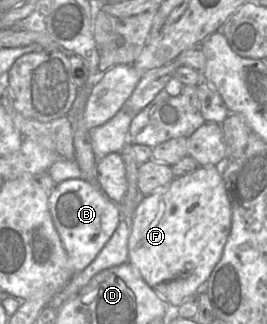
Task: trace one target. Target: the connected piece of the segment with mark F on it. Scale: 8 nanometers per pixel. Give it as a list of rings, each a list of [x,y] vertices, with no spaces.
[[[221,165],[203,166],[175,177],[164,188],[145,196],[131,219],[128,262],[169,307],[178,308],[186,299],[195,298],[222,256],[230,234],[232,210],[221,171]]]

